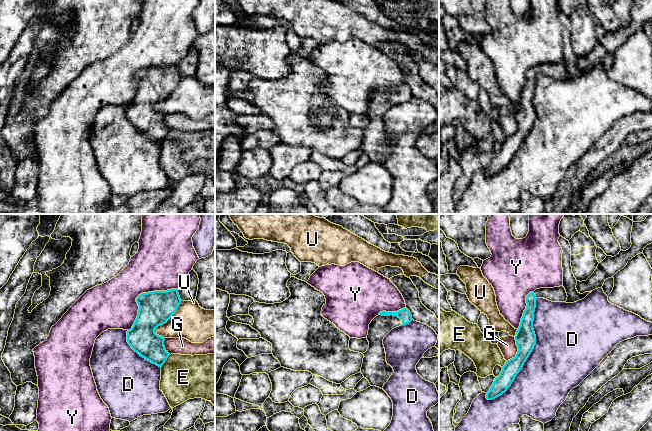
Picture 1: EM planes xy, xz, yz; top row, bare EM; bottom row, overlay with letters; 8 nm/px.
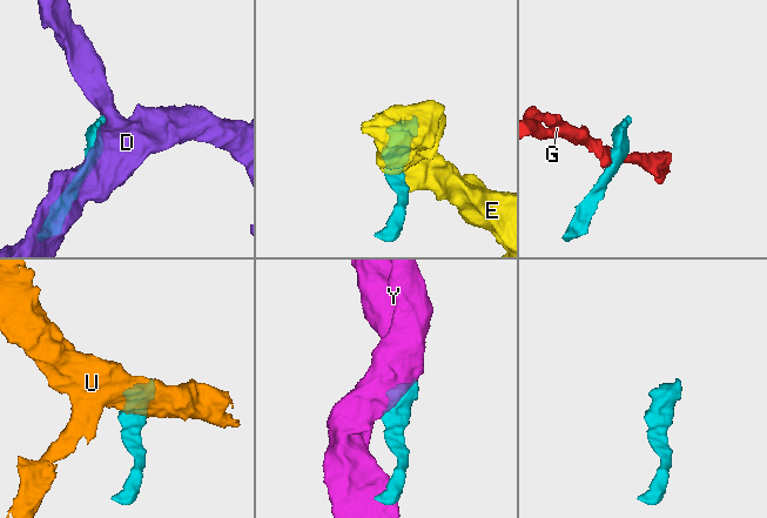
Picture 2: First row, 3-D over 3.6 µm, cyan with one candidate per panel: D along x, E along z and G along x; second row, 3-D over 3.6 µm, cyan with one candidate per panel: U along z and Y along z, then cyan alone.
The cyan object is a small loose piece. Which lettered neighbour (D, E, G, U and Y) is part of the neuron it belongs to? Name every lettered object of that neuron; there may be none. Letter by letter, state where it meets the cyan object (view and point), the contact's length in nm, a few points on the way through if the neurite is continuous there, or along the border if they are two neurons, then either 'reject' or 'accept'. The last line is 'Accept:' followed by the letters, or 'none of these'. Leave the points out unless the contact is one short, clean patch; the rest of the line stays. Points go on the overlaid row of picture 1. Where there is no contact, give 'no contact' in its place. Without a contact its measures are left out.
D: contact yz (530, 353); length 900 nm; reject
E: contact xy (165, 360); length 130 nm; border xy (169, 354), (161, 367); reject
G: contact yz (518, 351); length 220 nm; border yz (515, 337), (517, 352), (506, 361); reject
U: contact xy (168, 319); length 340 nm; reject
Y: contact xy (140, 294); length 500 nm; reject
Accept: none of these

